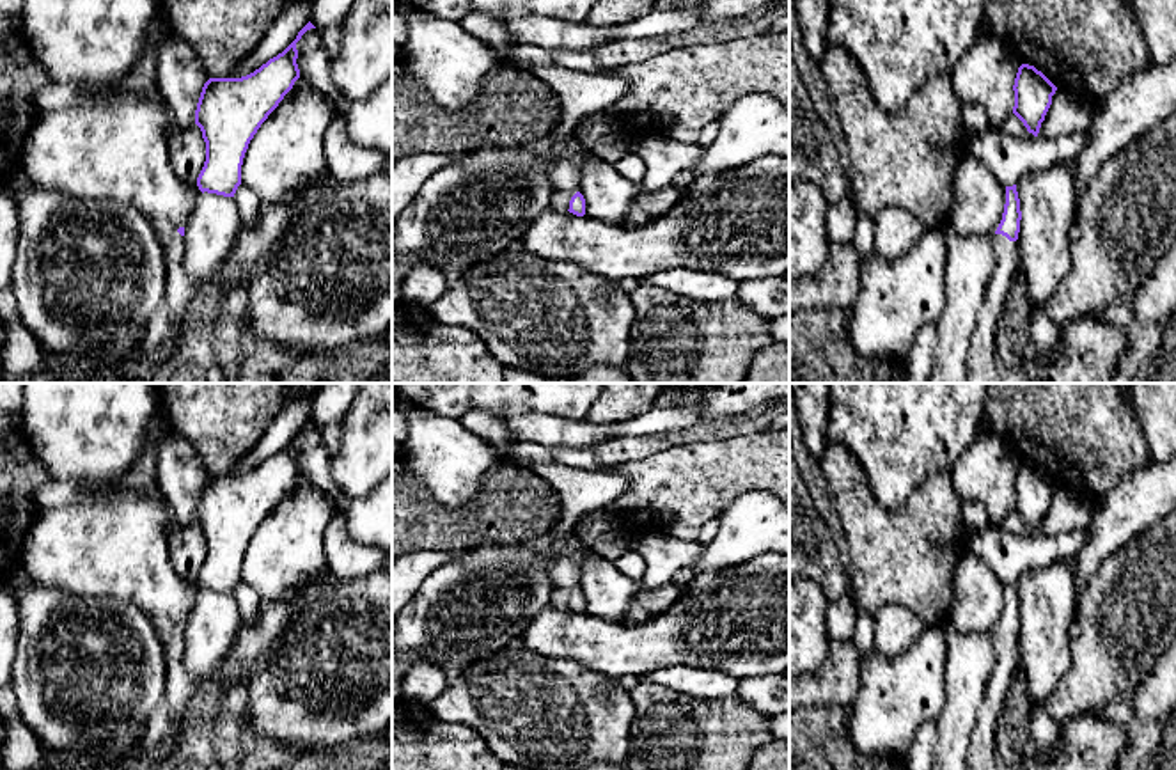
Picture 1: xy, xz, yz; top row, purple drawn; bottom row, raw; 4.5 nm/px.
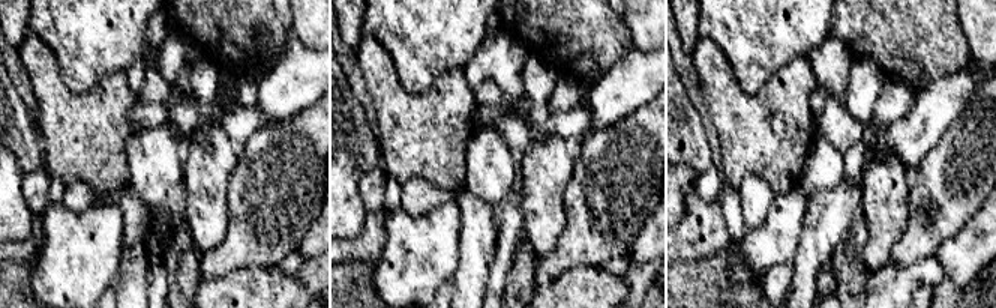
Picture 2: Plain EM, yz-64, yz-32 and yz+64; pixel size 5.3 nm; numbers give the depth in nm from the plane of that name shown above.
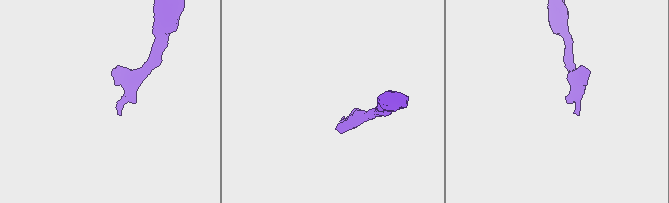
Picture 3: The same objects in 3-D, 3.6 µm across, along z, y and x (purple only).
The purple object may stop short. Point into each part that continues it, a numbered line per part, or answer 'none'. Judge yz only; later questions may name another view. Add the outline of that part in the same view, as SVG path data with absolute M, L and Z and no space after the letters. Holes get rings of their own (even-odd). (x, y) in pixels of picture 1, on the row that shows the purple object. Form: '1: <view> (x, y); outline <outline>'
1: yz (985, 366); outline M993 234L993 248L997 263L986 298L979 307L979 323L972 335L967 373L968 383L1004 383L995 328L1020 264L1016 241L1009 241L1002 234Z

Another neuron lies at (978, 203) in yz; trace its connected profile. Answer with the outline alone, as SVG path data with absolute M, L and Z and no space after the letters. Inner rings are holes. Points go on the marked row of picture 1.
M963 151L953 176L947 222L963 234L995 234L1006 204L1006 186L979 158Z

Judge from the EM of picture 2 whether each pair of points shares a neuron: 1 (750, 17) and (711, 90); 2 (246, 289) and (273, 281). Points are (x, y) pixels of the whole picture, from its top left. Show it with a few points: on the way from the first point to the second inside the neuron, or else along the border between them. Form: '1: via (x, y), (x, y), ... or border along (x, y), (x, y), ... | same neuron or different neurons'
1: border along (702, 36), (707, 36), (719, 47), (744, 92) | different neurons
2: via (252, 289), (267, 287) | same neuron

